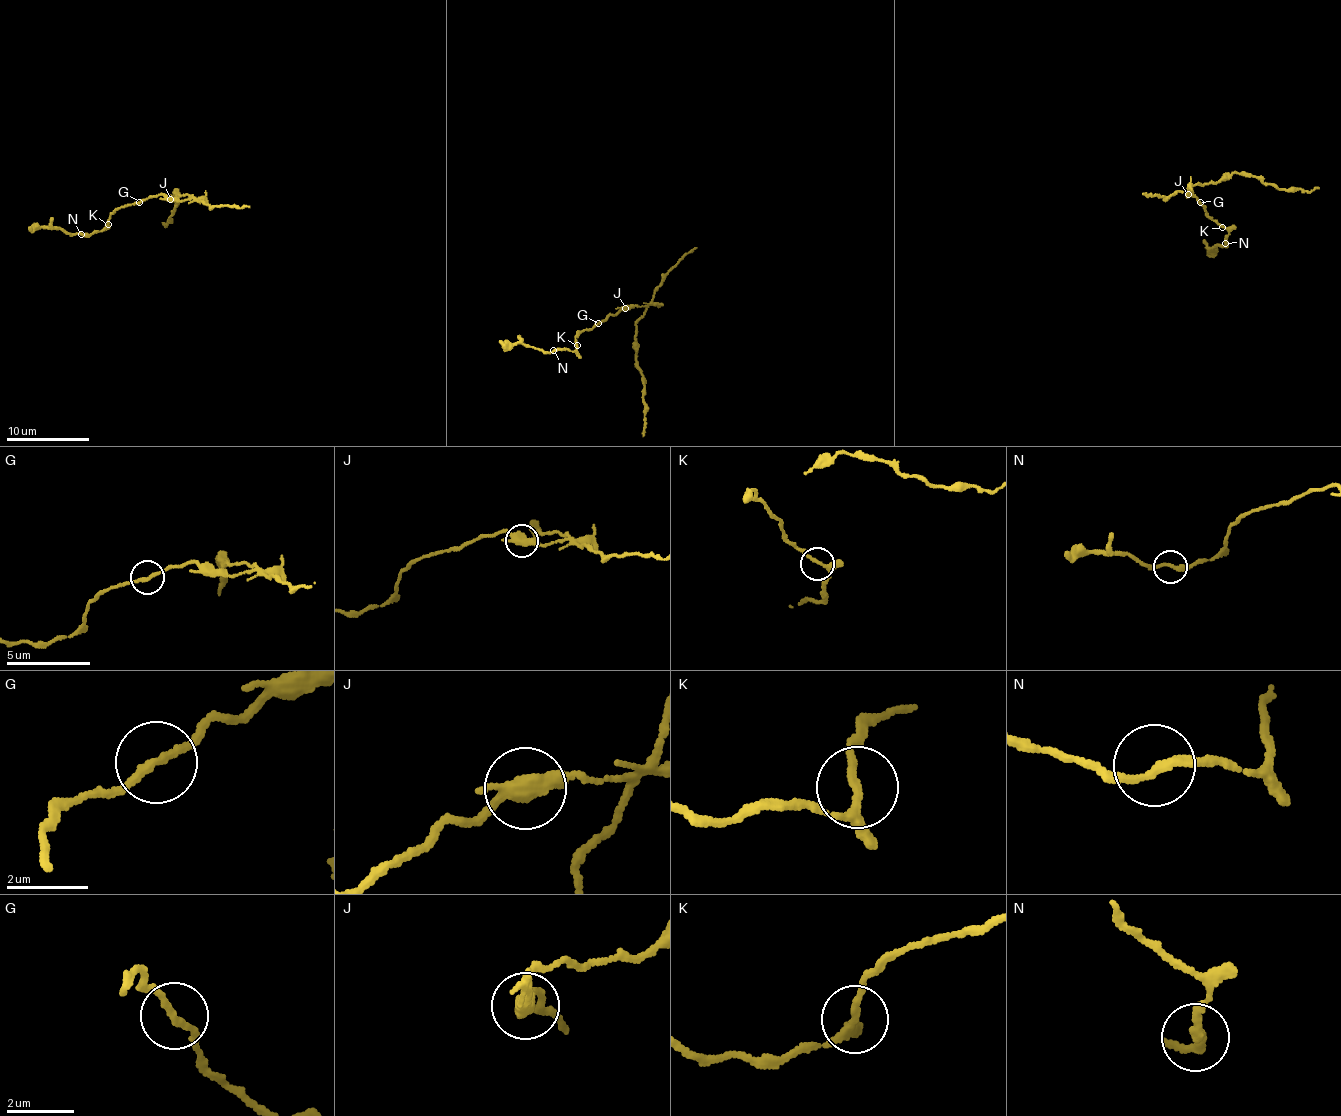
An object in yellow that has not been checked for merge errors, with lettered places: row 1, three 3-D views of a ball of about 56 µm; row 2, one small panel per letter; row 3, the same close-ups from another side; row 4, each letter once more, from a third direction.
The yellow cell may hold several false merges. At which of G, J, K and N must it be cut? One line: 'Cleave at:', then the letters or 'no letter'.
Cleave at: J

